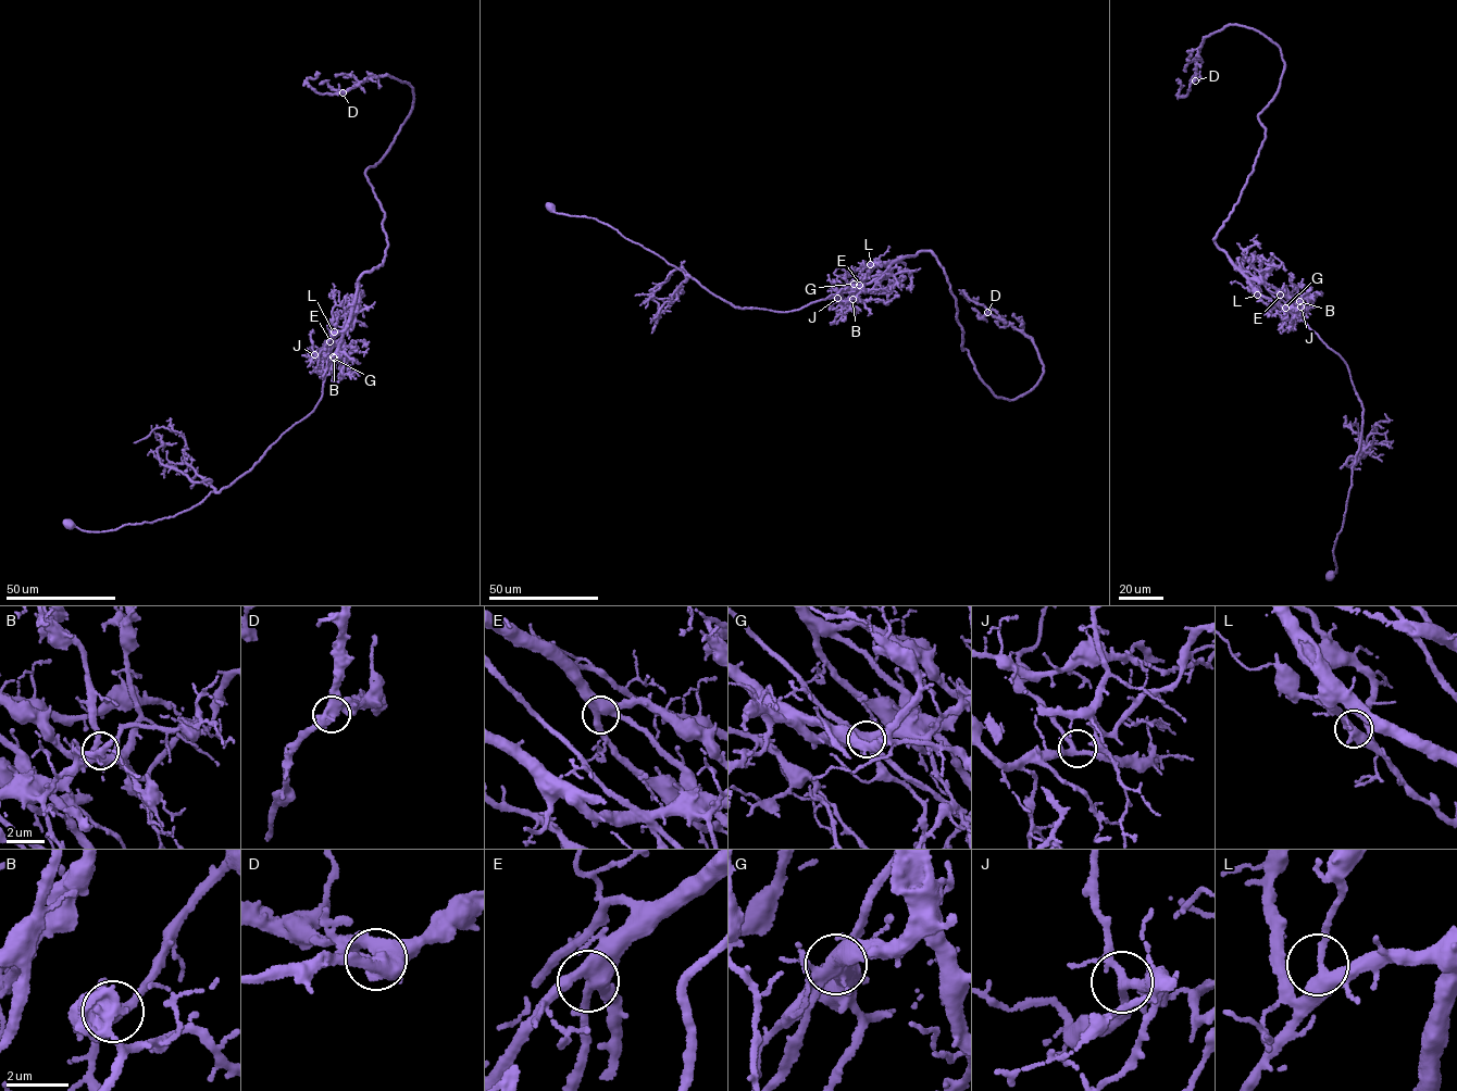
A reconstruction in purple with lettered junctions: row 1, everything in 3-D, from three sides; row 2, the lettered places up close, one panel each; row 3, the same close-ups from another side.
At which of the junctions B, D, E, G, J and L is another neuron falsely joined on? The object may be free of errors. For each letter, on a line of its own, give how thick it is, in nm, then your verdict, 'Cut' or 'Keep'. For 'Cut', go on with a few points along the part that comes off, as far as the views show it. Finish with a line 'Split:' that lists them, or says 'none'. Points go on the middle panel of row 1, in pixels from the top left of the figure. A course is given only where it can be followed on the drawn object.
B: Thickness 400 nm. Keep
D: Thickness 480 nm. Keep
E: Thickness 440 nm. Keep
G: Thickness 440 nm. Cut. Course of the part to remove: (854, 284), (791, 311), (735, 306), (611, 226), (595, 218), (558, 213), (547, 203)
J: Thickness 240 nm. Keep
L: Thickness 360 nm. Keep
Split: G

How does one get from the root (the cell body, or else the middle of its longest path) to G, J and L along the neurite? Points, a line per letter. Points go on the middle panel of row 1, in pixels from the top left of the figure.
G: (550, 208), (556, 213), (585, 215), (608, 224), (735, 306), (794, 310), (854, 284)
J: (550, 208), (556, 213), (608, 224), (735, 306), (794, 310), (880, 275), (843, 289), (837, 298)
L: (550, 208), (556, 213), (608, 224), (742, 309), (785, 312), (801, 308), (847, 287), (878, 263), (870, 264)

